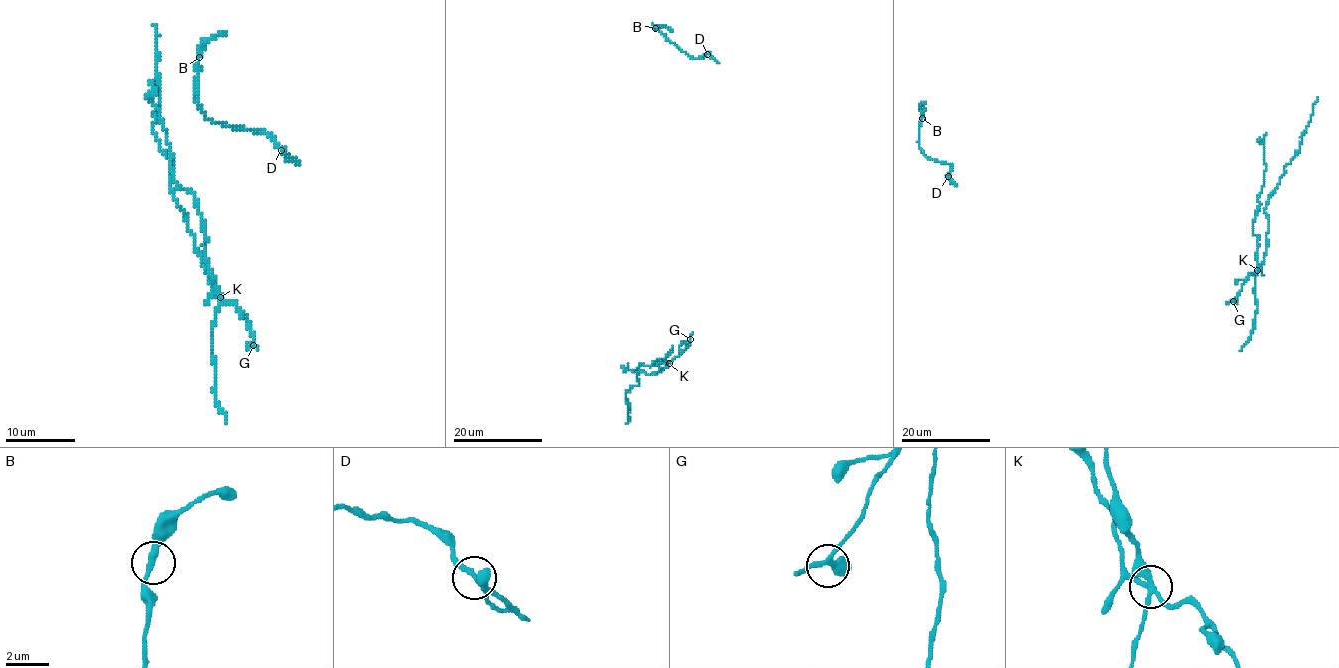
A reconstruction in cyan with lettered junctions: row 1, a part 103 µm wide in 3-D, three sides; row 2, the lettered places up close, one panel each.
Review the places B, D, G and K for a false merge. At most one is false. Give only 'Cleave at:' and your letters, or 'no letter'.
Cleave at: K

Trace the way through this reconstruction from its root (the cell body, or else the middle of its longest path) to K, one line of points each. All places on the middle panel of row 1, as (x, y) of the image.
K: (693, 333), (687, 347), (668, 364)

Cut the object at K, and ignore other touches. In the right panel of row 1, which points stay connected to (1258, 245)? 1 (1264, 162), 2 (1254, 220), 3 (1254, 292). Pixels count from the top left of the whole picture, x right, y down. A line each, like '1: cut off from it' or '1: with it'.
1: with it
2: with it
3: with it

